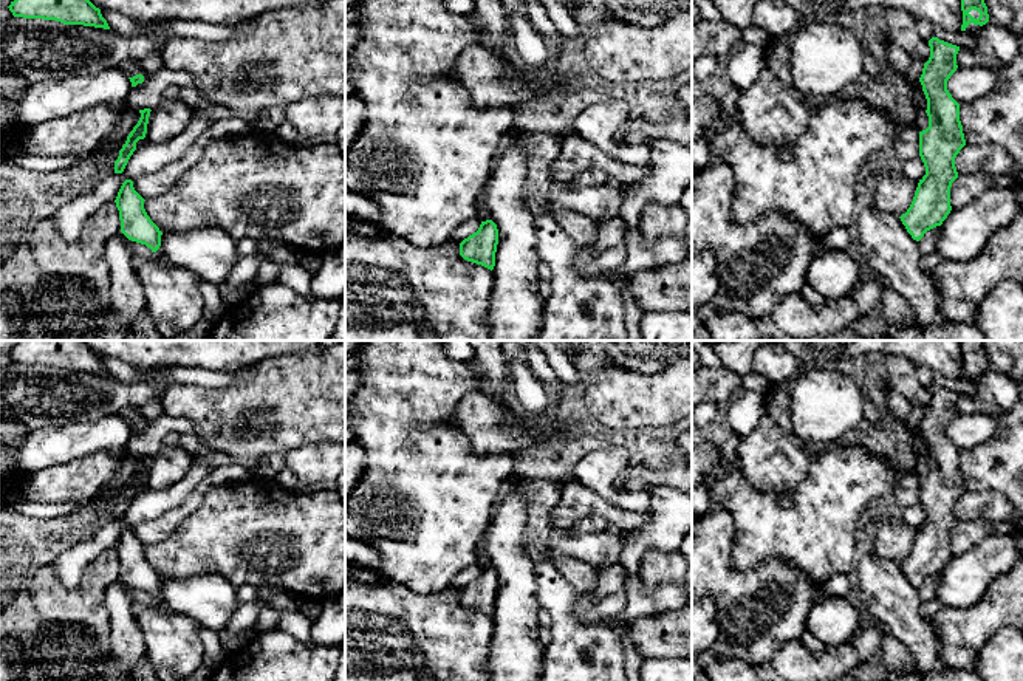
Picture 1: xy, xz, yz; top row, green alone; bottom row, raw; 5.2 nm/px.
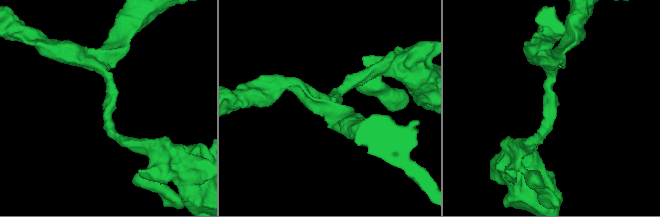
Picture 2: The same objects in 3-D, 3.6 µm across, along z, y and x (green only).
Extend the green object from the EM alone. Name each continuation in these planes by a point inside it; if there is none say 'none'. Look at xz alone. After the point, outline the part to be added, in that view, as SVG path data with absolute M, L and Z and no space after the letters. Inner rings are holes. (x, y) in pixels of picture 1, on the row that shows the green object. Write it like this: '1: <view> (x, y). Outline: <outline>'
none

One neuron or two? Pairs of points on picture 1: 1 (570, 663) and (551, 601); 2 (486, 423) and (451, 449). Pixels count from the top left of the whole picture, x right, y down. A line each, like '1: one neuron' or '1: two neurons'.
1: one neuron
2: two neurons

